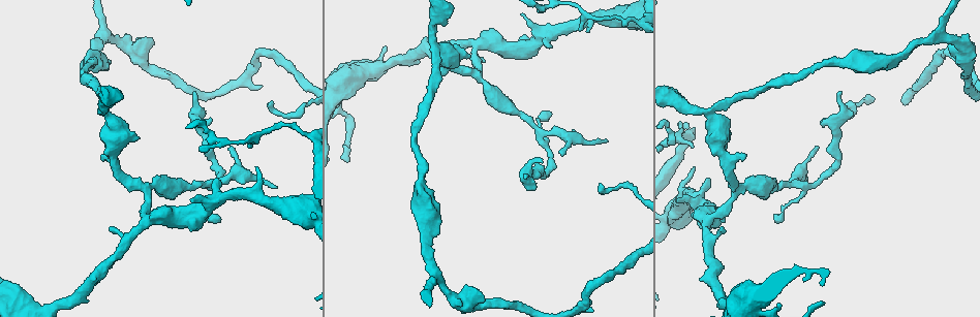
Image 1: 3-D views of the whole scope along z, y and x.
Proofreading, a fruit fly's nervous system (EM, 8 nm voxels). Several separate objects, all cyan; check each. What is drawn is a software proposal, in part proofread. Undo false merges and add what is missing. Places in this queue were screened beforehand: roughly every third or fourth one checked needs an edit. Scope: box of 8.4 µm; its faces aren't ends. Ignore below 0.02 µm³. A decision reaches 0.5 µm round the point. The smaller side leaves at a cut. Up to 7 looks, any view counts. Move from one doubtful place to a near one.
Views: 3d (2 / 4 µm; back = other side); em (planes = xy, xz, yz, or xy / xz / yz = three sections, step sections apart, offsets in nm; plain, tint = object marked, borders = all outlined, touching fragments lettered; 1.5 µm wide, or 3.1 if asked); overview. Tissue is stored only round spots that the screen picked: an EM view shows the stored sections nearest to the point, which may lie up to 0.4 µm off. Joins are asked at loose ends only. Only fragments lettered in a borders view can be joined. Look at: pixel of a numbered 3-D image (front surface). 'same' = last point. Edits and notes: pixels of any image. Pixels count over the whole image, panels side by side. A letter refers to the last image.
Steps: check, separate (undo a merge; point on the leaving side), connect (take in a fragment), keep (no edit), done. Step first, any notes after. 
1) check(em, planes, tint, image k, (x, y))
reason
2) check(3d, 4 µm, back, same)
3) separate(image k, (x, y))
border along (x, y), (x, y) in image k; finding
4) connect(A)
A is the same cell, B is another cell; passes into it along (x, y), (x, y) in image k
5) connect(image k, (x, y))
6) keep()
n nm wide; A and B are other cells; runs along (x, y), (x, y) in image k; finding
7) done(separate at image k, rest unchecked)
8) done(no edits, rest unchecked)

check(em, planes, borders, image 1, (550, 48))
thick end

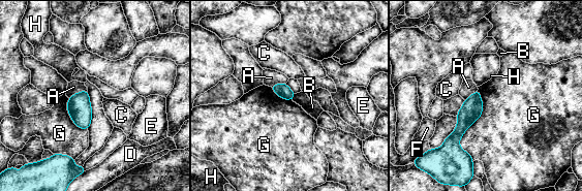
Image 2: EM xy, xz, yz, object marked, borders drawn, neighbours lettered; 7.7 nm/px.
keep()
A, B, C, D, E, F, G and H are other cells; runs along (477, 94), (455, 136), (468, 161) in image 2; none of them fits

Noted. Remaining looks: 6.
check(em, 3.1 µm, xz, step 16, borders, image 1, (607, 140))
an open end

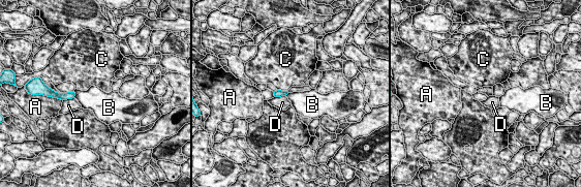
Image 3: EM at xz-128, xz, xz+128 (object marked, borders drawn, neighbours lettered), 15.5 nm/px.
check(em, 3.1 µm, planes, borders, same)
cut it another way

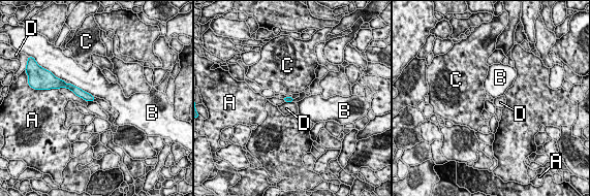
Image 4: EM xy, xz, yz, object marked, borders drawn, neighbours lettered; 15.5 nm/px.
keep()
A, B, C and D are other cells; border along (70, 83), (92, 96) in image 4; no lettered fragment goes on from it

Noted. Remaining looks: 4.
check(3d, 2 µm, image 1, (721, 227))
free end

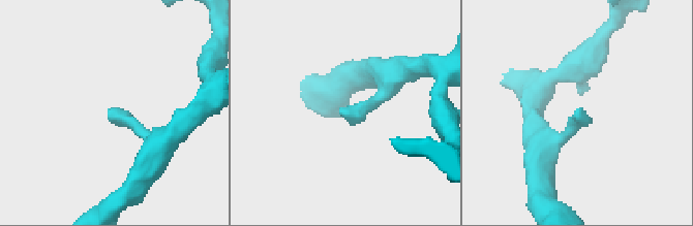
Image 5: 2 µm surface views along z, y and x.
check(em, planes, borders, image 5, (577, 113))

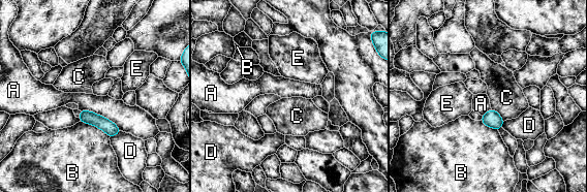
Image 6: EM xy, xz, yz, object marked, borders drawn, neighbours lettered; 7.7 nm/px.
keep()
A, B, C, D and E are other cells; border along (80, 109), (96, 113), (121, 130) in image 6; none of them fits

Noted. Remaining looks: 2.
done(no edits, rest unchecked)

